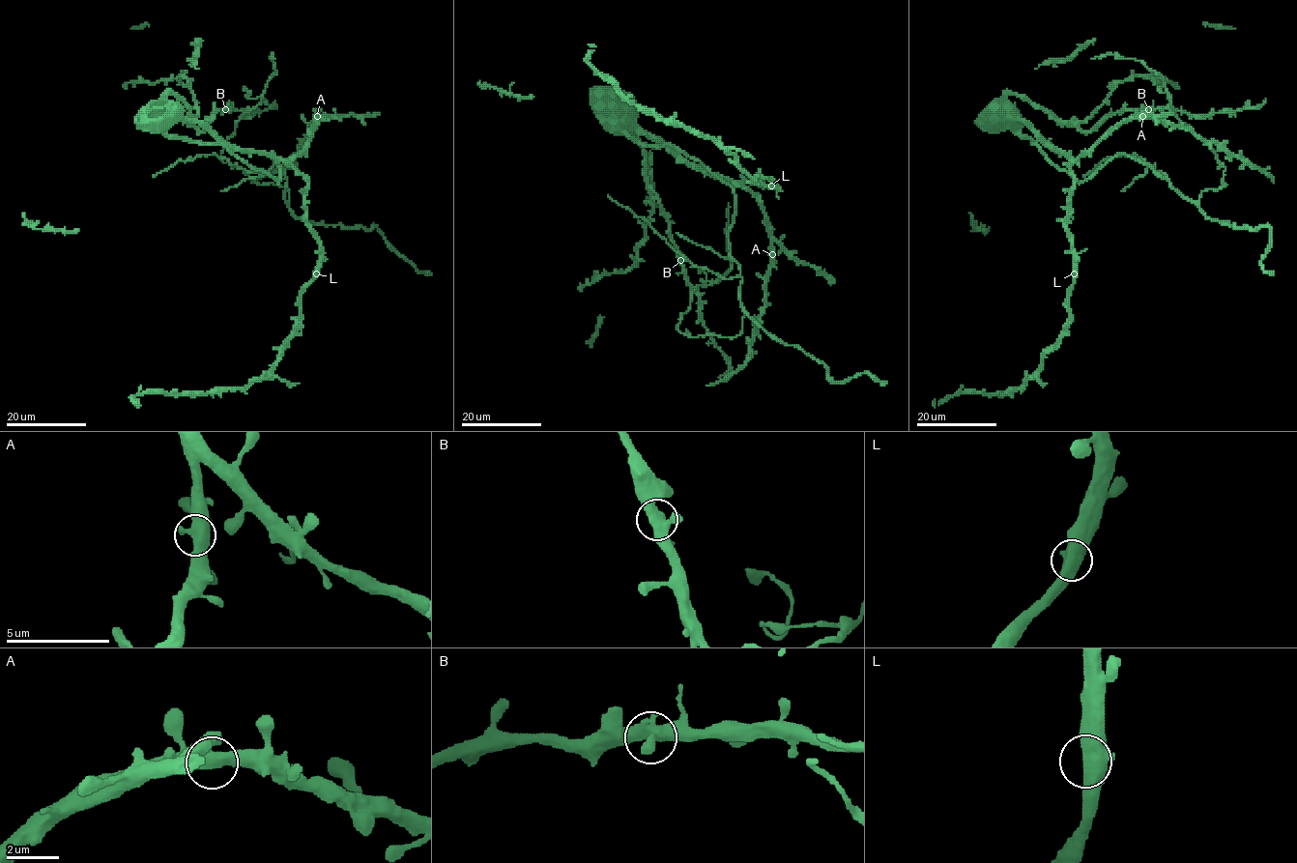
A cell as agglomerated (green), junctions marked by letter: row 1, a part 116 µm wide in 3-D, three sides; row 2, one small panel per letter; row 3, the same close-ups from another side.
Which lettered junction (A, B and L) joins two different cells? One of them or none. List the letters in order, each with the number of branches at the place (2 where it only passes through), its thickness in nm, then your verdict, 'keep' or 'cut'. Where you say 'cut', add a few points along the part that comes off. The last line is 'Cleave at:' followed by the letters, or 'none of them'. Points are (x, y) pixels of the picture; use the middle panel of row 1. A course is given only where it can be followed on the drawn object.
A: branches 3; calibre 440 nm; keep
B: branches 3; calibre 440 nm; keep
L: branches 3; calibre 460 nm; keep
Cleave at: none of them

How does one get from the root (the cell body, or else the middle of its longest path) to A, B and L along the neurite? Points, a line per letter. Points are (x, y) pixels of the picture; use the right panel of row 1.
A: (979, 118), (1020, 118), (1052, 148), (1069, 159), (1078, 159), (1120, 124), (1142, 116)
B: (979, 118), (1010, 93), (1025, 97), (1083, 131), (1095, 129), (1113, 114), (1148, 109)
L: (979, 118), (1020, 118), (1045, 143), (1069, 160), (1075, 189), (1069, 197), (1067, 234), (1074, 253), (1074, 273)

